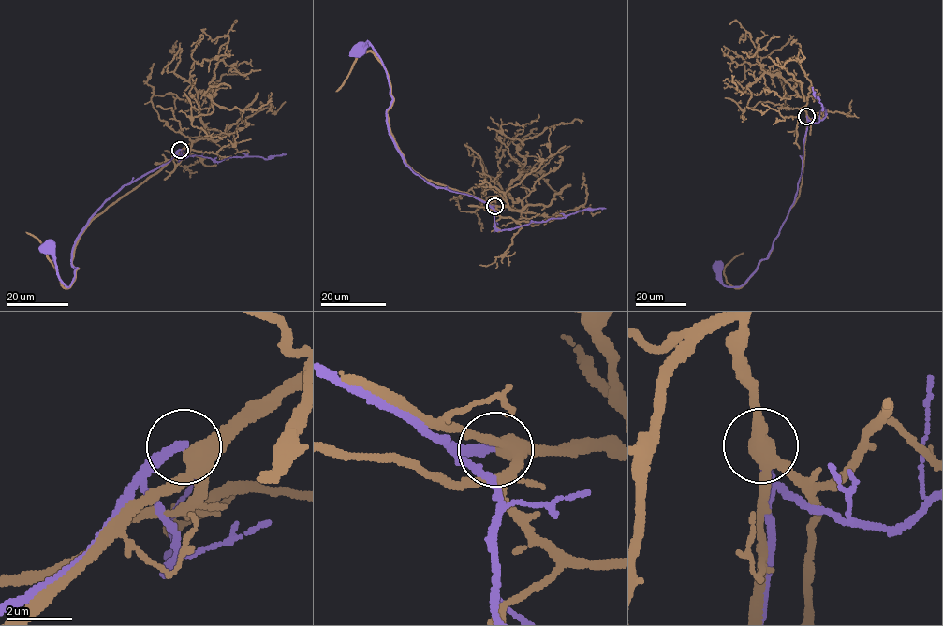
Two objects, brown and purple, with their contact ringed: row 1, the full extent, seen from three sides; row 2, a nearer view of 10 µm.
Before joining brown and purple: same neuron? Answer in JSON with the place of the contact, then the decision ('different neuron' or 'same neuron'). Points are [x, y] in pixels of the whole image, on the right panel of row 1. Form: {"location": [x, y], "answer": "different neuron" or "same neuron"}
{"location": [806, 116], "answer": "different neuron"}

